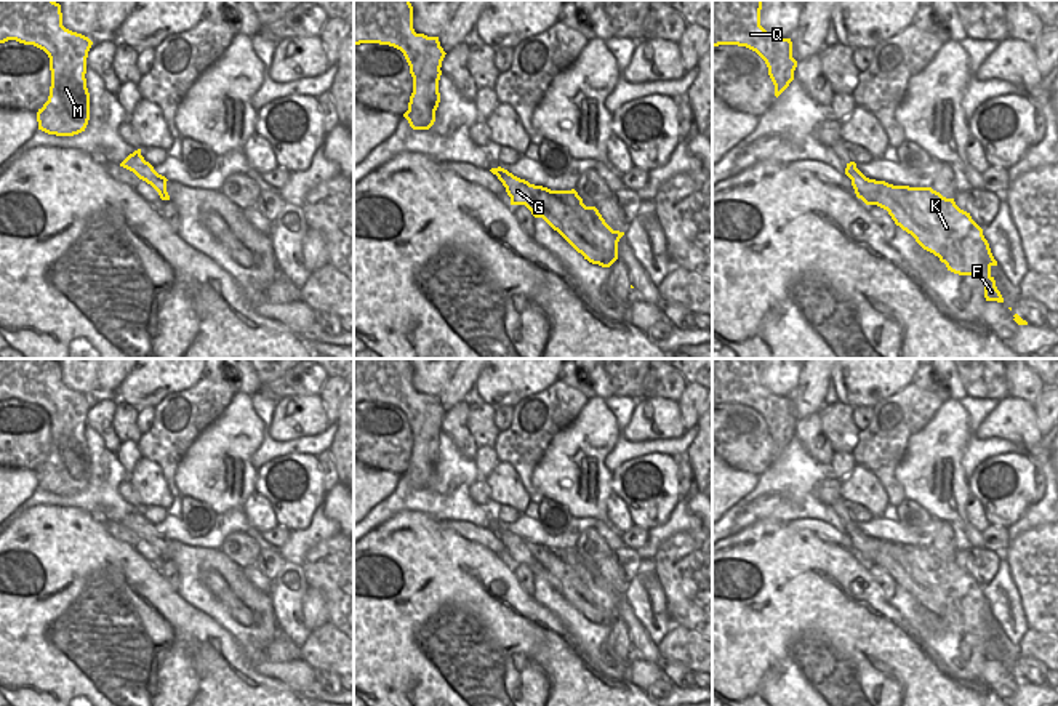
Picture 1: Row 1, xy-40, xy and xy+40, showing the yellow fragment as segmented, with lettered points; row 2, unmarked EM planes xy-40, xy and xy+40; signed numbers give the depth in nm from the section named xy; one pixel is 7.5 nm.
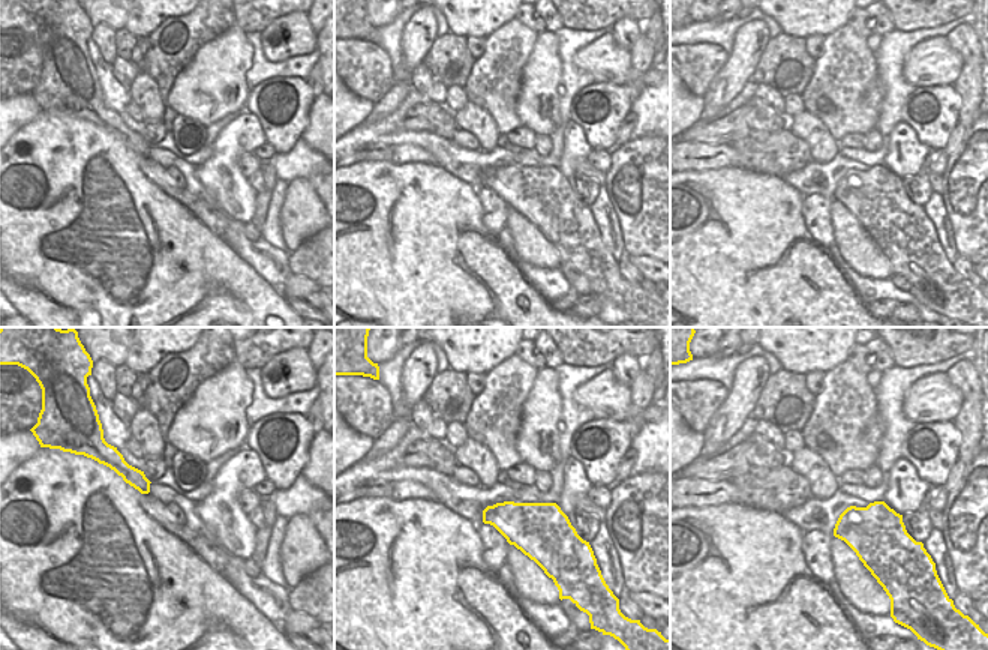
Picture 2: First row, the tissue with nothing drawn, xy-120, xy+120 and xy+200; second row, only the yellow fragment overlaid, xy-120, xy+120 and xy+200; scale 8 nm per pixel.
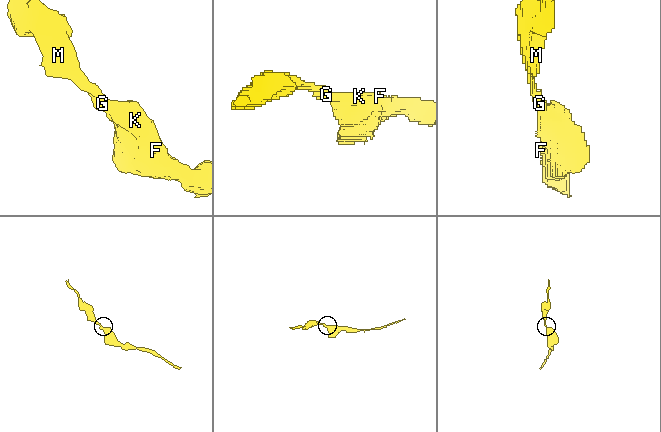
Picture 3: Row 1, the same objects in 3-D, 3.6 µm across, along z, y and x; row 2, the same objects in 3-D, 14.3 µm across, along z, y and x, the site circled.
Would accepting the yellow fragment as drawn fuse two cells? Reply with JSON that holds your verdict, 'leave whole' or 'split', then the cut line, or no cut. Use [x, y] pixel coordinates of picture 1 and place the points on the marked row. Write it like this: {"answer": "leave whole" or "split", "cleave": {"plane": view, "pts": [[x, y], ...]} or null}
{"answer": "leave whole", "cleave": null}

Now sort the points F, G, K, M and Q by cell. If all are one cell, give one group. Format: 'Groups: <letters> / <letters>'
Groups: F G K M Q.

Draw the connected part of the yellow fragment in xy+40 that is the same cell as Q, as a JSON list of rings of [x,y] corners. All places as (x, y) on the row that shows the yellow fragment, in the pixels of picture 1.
[[[712,0],[712,46],[738,45],[755,51],[767,64],[778,98],[794,80],[797,61],[791,38],[779,38],[760,26],[762,0]]]

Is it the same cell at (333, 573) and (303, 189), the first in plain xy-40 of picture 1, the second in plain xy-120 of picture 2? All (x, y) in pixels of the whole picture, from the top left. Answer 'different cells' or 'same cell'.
different cells

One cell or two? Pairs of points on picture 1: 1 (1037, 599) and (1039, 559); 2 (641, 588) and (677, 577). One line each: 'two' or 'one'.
1: one
2: two

